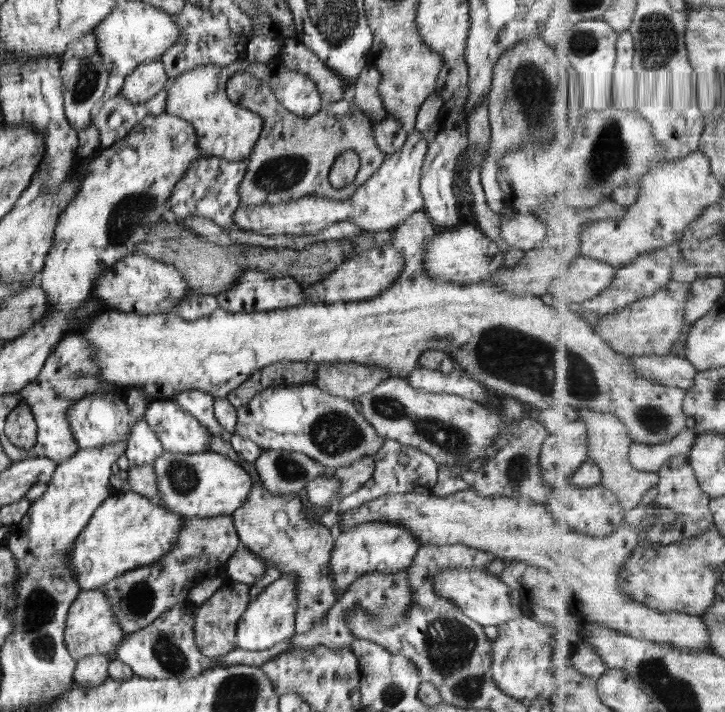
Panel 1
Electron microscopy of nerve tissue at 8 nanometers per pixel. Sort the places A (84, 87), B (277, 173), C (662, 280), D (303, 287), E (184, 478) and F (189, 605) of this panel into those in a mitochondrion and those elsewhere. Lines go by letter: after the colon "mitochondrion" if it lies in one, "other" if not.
A: mitochondrion
B: mitochondrion
C: other
D: other
E: mitochondrion
F: other

